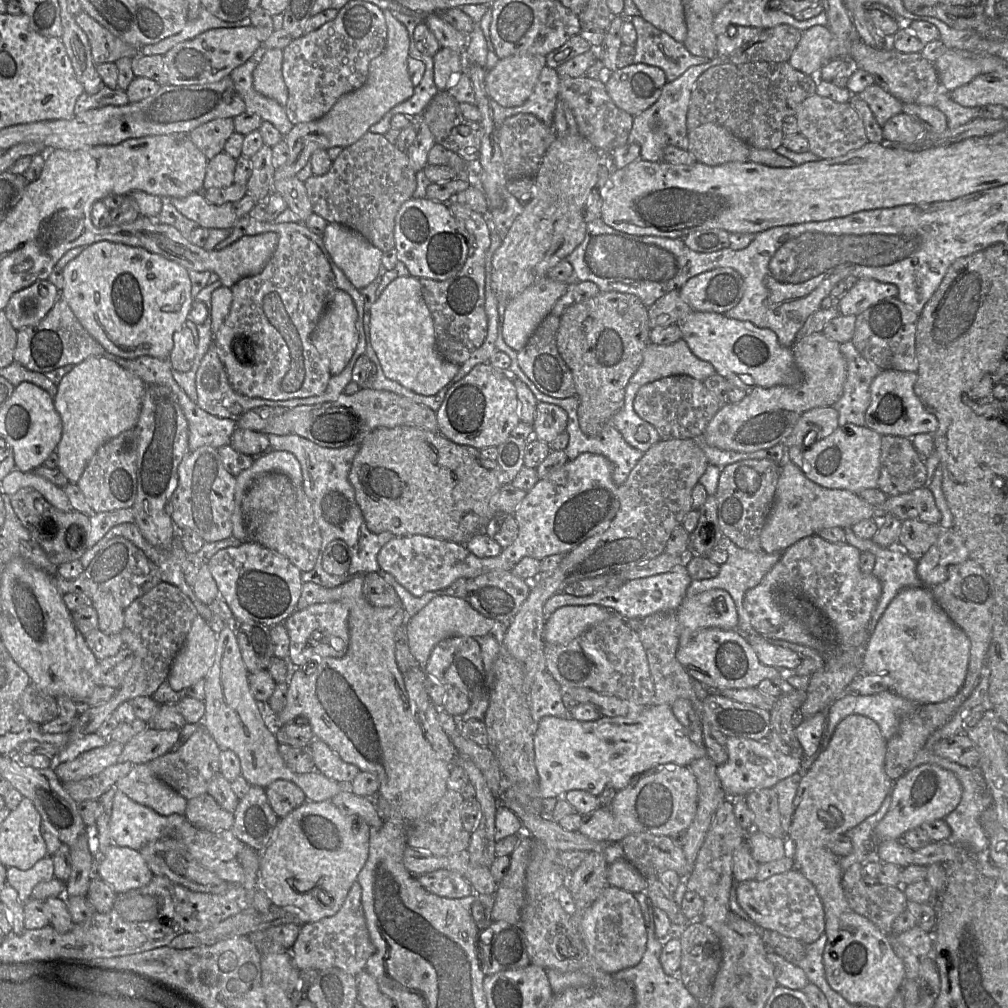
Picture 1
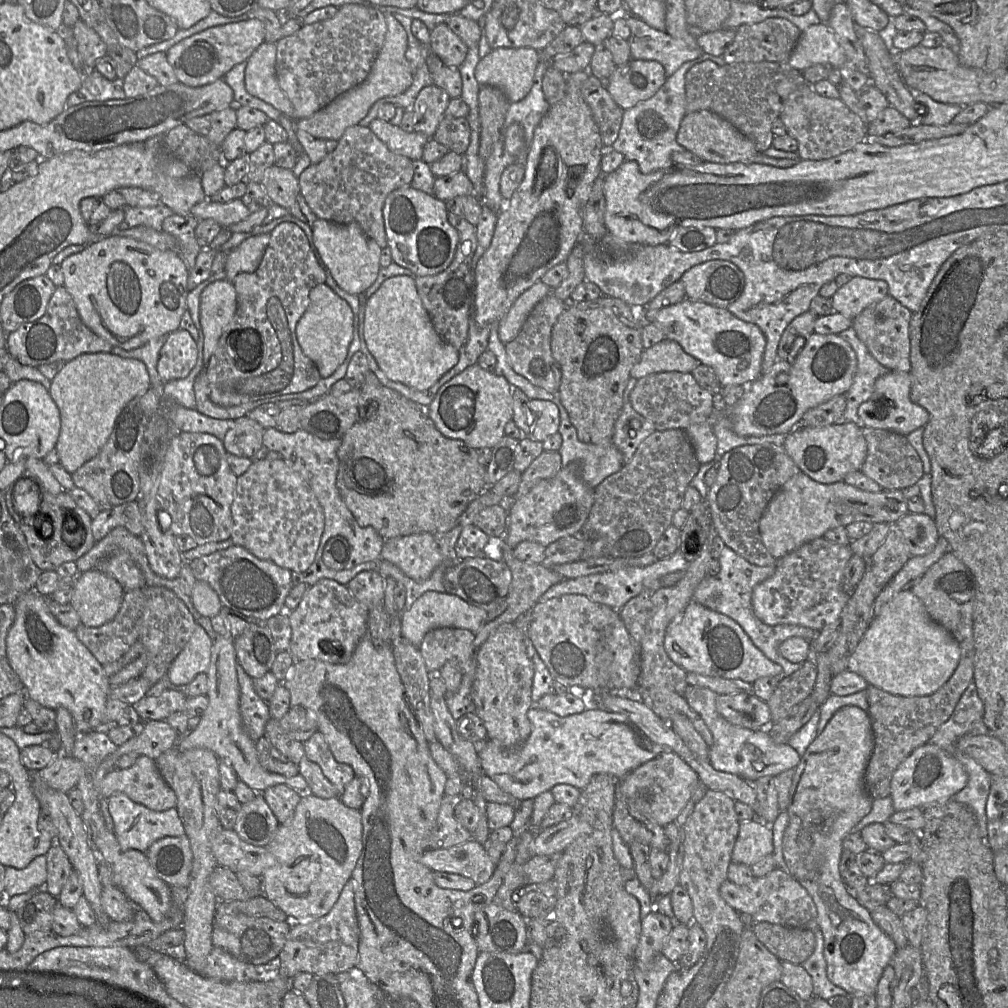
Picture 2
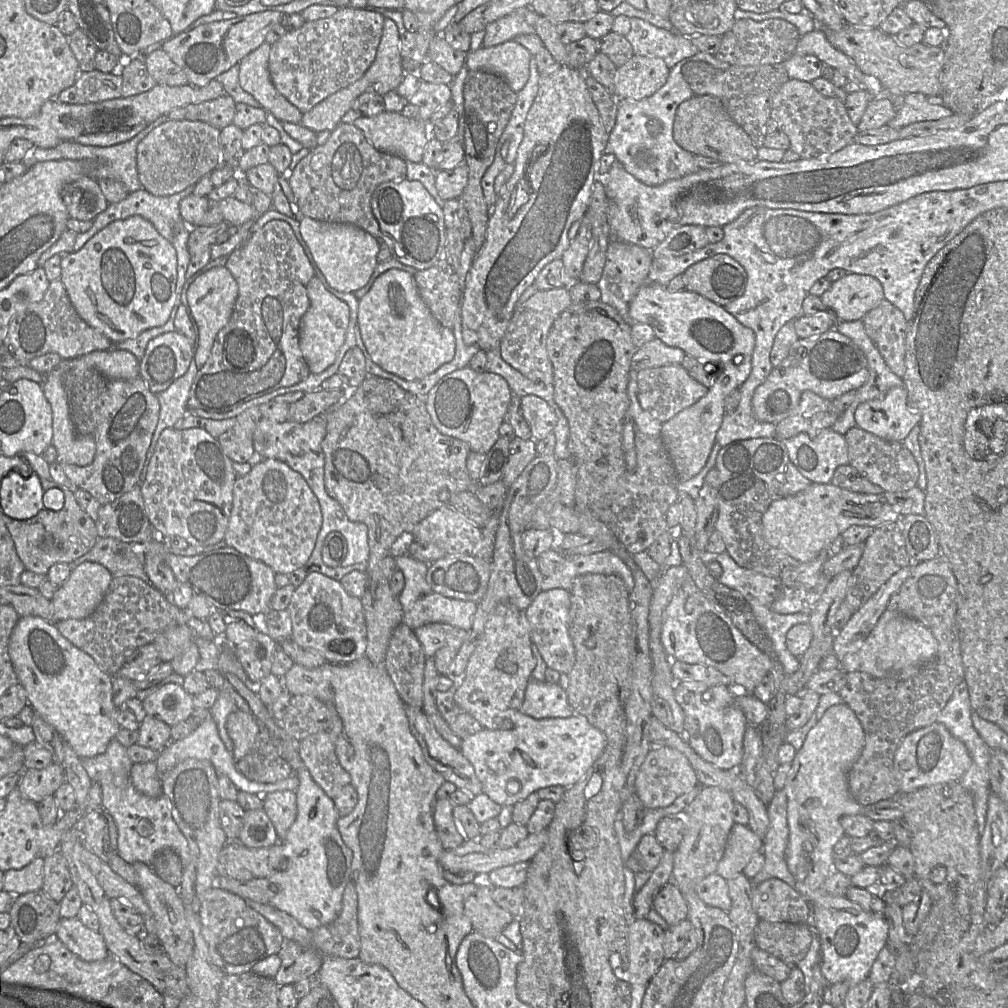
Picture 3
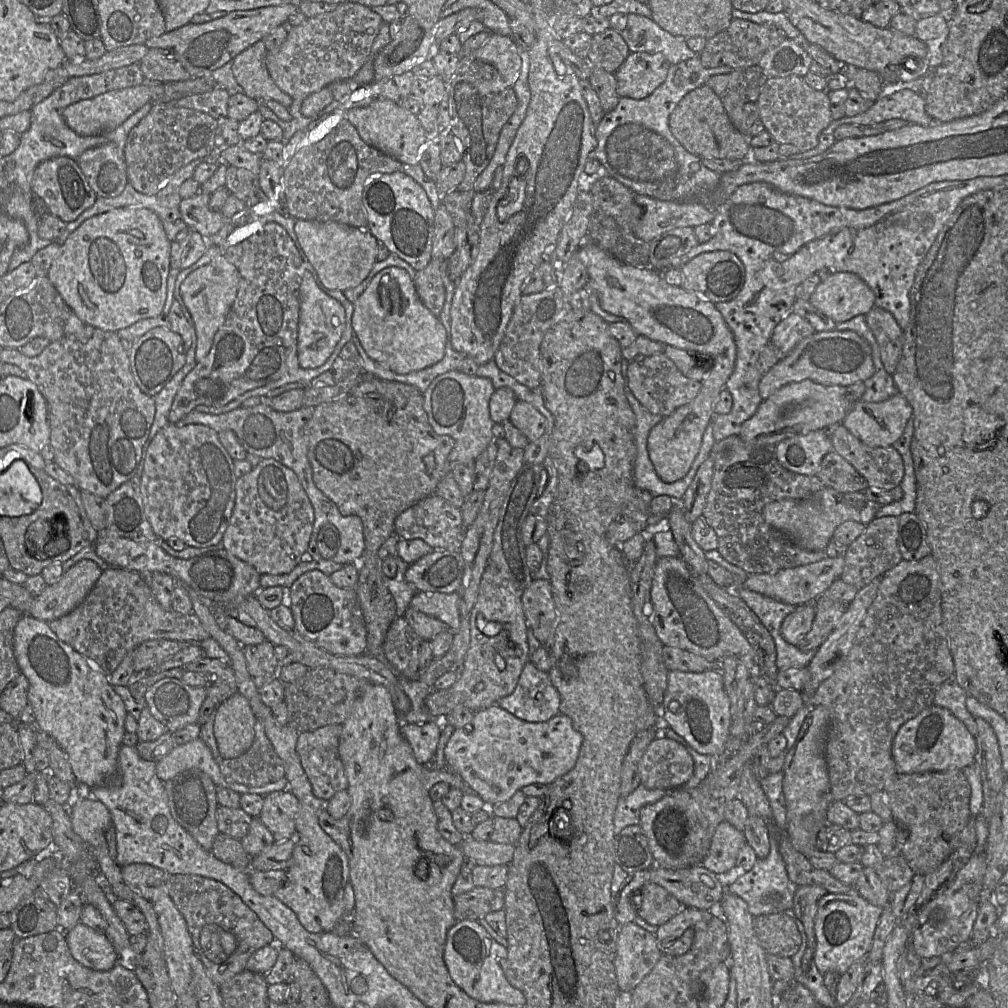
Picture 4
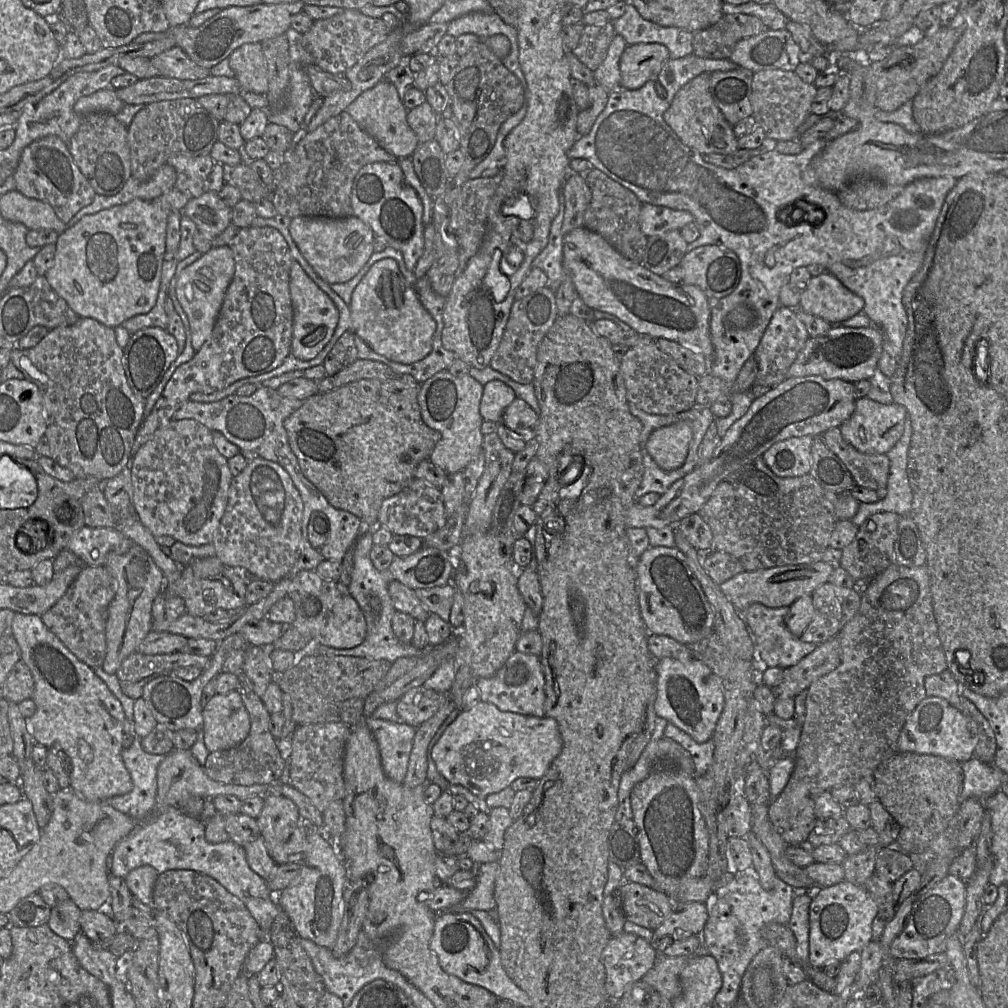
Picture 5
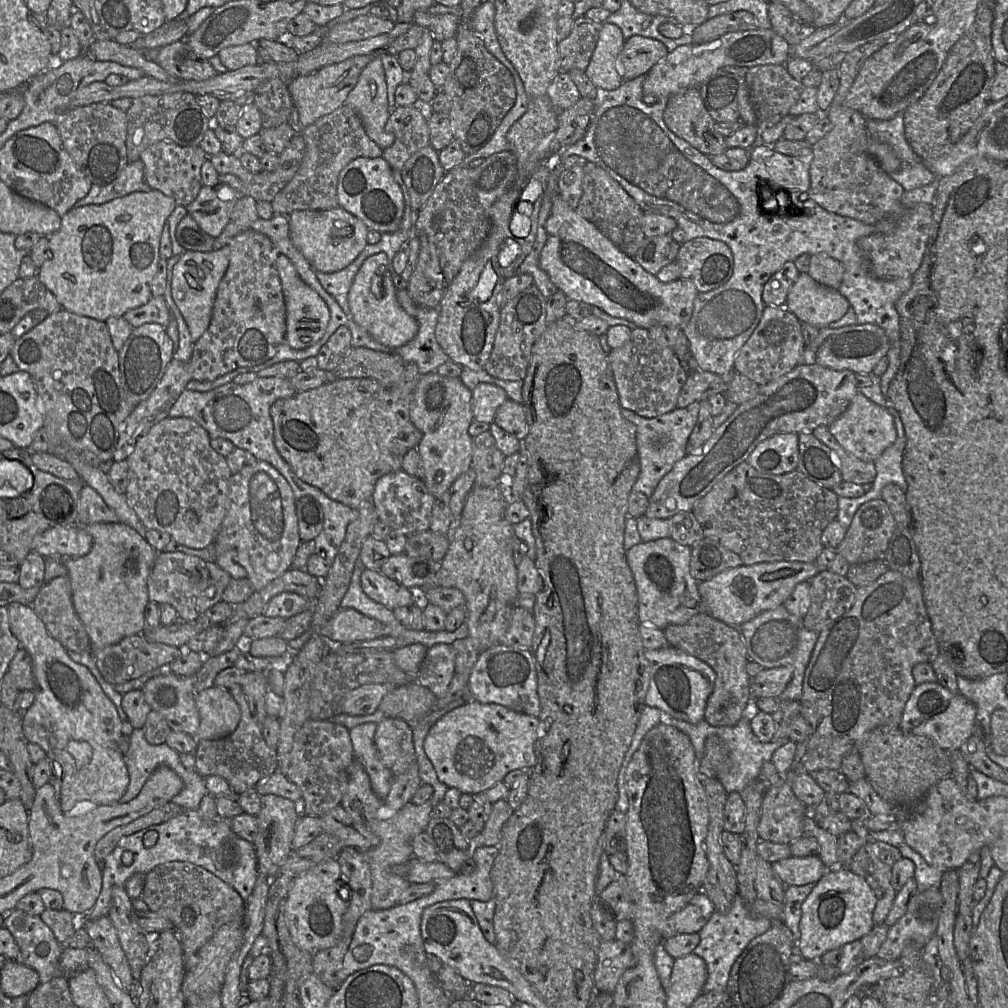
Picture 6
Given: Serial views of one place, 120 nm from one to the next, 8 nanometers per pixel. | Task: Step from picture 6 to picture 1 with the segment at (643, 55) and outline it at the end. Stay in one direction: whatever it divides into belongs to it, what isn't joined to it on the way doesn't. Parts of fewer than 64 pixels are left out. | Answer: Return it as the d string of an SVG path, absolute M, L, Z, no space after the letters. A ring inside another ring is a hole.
M640 63L615 70L604 85L619 109L636 116L658 100L666 83L662 69Z

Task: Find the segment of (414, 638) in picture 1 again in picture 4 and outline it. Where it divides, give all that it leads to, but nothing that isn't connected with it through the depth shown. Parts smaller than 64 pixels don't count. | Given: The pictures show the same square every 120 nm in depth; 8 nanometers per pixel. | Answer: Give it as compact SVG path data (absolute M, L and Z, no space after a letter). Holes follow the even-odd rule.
M417 591L411 600L410 607L446 623L453 632L457 631L461 624L459 611L459 592L421 592Z

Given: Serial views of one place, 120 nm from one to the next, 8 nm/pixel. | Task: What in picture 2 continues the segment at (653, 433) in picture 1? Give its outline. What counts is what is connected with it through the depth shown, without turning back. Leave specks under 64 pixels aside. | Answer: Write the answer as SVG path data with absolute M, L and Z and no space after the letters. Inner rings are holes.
M630 377L628 380L623 394L622 411L615 422L612 436L612 443L621 452L624 464L632 459L639 444L643 441L642 438L633 438L633 436L630 436L630 429L634 431L634 428L630 427L630 421L638 420L641 422L639 419L640 414L635 412L635 410L631 410L630 406L630 393L636 385L636 382L637 379L633 377Z

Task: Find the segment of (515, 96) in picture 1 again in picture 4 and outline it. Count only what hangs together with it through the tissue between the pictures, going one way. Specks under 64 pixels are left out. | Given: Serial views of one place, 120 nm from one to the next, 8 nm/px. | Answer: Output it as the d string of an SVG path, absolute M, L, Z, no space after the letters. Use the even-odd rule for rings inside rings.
M492 33L482 47L473 51L464 51L462 48L458 55L459 58L460 56L471 55L491 63L506 82L512 86L517 81L522 66L519 46L513 38L496 33Z

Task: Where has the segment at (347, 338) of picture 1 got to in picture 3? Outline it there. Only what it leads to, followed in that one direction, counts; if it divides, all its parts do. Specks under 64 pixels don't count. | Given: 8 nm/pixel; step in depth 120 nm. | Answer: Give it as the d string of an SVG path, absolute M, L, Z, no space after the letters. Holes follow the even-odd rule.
M314 276L307 284L309 308L300 323L300 349L311 373L320 374L331 366L343 345L350 320L348 304L330 293Z

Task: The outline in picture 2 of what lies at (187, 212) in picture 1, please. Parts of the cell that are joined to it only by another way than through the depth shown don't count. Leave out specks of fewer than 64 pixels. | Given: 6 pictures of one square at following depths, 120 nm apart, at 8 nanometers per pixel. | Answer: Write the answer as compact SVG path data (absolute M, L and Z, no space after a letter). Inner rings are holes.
M206 199L194 205L190 210L190 215L198 221L212 219L222 228L228 228L245 220L251 213L241 199L227 203L217 203Z

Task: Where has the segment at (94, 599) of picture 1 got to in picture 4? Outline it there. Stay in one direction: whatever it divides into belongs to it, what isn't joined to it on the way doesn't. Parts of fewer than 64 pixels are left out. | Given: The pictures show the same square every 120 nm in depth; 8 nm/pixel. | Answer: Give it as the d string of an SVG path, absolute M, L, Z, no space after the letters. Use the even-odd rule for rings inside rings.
M80 560L65 571L58 582L35 596L27 614L51 622L70 613L89 594L102 572L94 561Z

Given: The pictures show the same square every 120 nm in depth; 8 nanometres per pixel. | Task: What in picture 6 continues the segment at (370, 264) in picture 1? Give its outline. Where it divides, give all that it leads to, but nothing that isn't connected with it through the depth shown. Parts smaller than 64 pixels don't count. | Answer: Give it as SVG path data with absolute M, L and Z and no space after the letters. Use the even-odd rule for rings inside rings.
M341 207L328 210L297 210L288 215L293 244L318 271L333 273L348 266L365 248L369 229Z

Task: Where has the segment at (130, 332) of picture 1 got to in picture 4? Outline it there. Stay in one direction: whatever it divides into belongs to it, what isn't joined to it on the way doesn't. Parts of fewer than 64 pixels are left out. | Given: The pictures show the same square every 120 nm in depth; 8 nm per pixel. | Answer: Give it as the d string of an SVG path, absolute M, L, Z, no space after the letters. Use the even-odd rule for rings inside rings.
M124 208L100 215L86 222L78 231L73 233L62 245L61 254L53 260L47 277L55 286L66 303L74 310L76 315L95 329L106 332L118 332L148 318L159 316L164 308L167 298L167 281L170 272L171 243L167 238L163 224L159 217L146 208Z

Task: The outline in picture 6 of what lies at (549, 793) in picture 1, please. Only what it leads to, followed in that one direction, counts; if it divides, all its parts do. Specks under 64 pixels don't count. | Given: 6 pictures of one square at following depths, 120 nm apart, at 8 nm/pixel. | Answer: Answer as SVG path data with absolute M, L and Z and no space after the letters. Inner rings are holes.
M468 701L439 718L424 739L424 750L432 762L439 780L449 788L476 795L484 793L513 770L530 770L536 764L535 745L541 736L541 721L516 712L501 704Z

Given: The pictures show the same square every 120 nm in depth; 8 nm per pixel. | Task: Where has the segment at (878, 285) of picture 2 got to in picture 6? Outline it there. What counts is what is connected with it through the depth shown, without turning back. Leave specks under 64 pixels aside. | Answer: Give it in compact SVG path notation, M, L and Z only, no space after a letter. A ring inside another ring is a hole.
M807 273L799 274L786 300L786 308L801 322L819 329L824 329L841 319L850 306L838 289L819 284Z

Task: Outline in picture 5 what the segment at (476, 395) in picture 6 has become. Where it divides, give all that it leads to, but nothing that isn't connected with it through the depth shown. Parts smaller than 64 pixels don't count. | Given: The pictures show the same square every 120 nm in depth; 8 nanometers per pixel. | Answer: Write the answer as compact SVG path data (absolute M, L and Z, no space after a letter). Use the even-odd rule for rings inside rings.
M499 380L483 386L479 411L484 421L501 423L503 412L516 398L514 390Z

